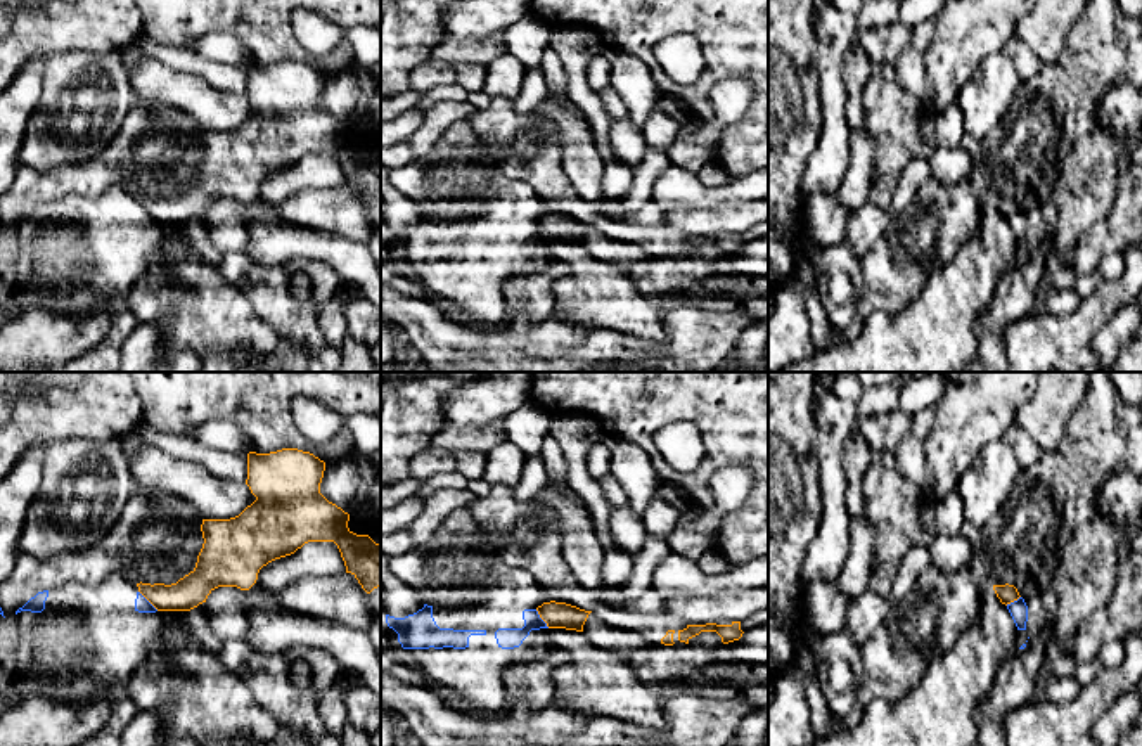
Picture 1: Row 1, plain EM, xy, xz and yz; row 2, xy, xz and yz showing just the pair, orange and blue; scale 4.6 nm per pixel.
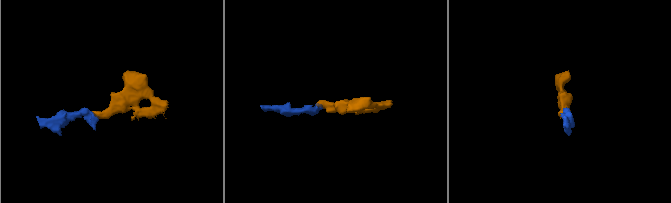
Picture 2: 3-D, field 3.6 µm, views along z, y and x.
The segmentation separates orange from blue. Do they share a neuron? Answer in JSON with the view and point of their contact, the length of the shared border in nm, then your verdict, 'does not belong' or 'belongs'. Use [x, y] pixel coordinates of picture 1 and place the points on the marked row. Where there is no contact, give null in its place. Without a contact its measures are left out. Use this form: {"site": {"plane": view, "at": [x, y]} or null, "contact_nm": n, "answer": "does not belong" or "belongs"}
{"site": {"plane": "xy", "at": [149, 601]}, "contact_nm": 130, "answer": "does not belong"}

